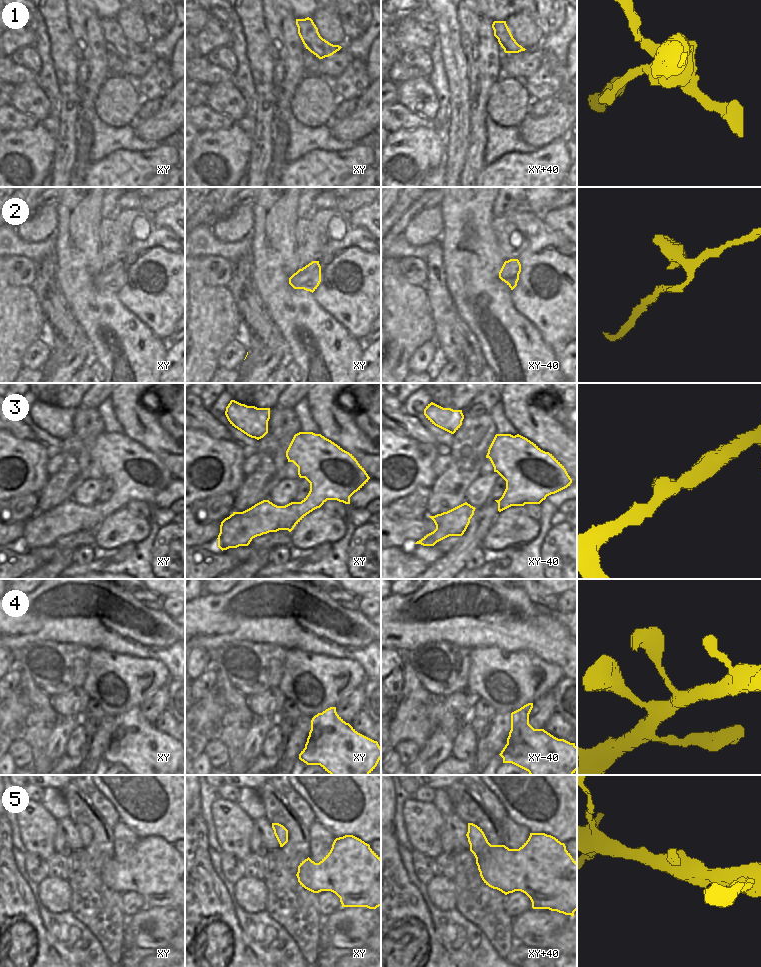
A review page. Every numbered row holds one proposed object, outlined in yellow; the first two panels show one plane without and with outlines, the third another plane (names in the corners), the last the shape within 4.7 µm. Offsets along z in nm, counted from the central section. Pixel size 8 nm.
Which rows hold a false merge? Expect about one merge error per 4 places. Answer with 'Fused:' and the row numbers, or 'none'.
Fused: 1

